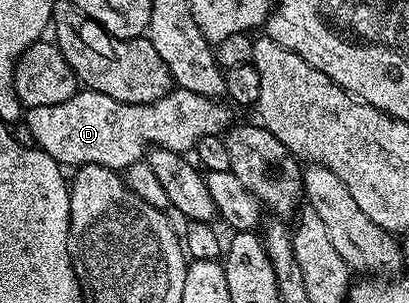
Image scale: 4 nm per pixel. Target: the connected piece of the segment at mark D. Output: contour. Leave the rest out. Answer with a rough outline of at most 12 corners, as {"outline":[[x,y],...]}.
{"outline":[[81,88],[23,126],[62,167],[124,172],[150,148],[185,154],[234,121],[180,88],[127,104]]}

